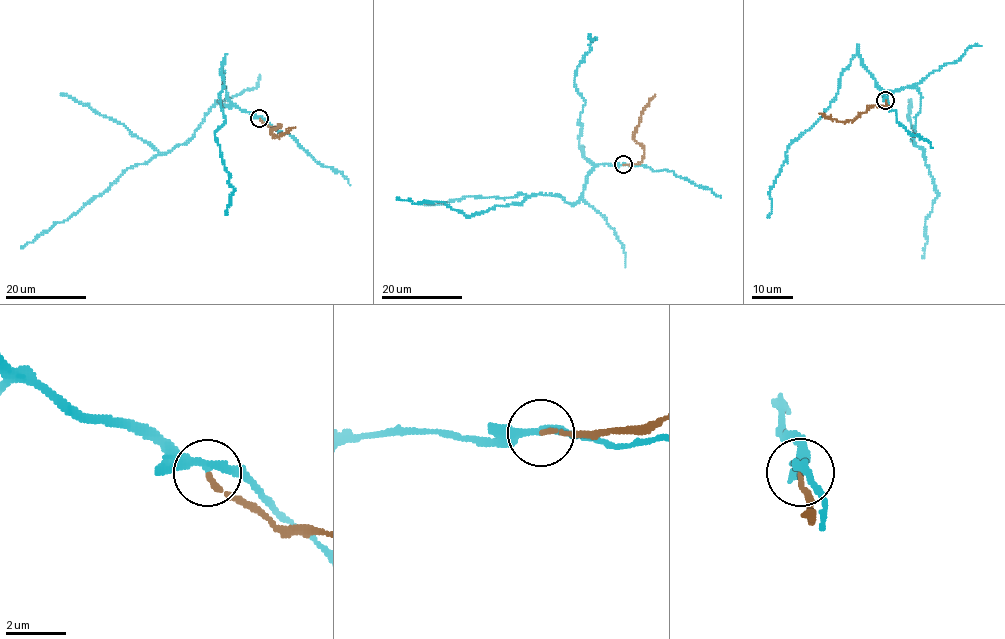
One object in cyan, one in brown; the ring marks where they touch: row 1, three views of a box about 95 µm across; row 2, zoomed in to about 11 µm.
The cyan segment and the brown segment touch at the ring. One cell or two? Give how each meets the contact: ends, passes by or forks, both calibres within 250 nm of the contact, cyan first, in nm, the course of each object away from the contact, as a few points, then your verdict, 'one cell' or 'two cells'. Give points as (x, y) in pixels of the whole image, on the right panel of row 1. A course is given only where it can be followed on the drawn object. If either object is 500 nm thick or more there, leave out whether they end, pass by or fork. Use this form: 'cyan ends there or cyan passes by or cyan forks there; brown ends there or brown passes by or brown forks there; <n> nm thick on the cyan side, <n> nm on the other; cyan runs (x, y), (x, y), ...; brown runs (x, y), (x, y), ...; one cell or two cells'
cyan passes by; brown ends there; 240 nm thick on the cyan side, 150 nm on the other; cyan runs (885, 100), (883, 92), (914, 86), (920, 93), (914, 142), (923, 150), (938, 192), (926, 219), (922, 257); brown runs (885, 100), (887, 106), (872, 105), (853, 120), (845, 122), (819, 114); two cells

